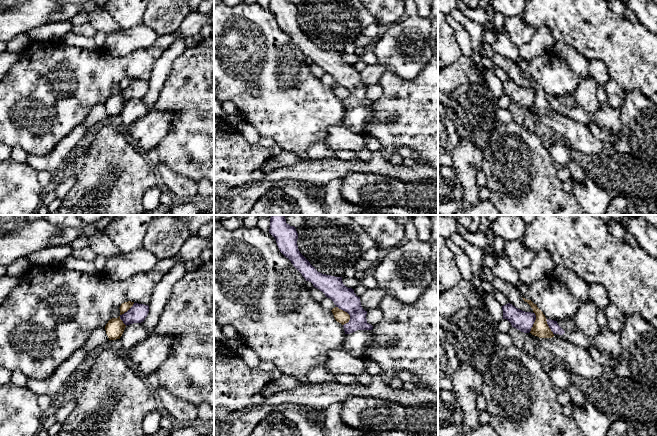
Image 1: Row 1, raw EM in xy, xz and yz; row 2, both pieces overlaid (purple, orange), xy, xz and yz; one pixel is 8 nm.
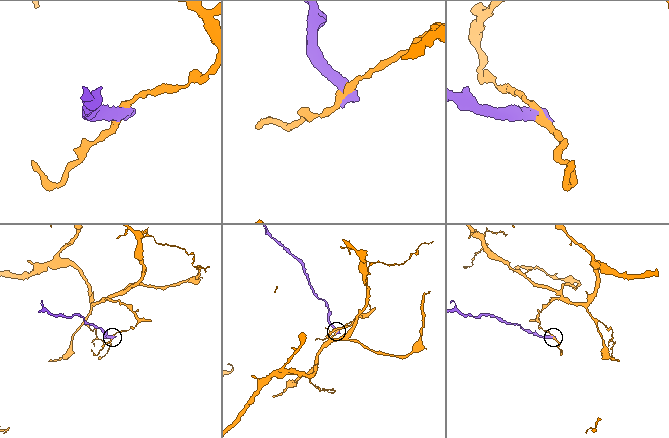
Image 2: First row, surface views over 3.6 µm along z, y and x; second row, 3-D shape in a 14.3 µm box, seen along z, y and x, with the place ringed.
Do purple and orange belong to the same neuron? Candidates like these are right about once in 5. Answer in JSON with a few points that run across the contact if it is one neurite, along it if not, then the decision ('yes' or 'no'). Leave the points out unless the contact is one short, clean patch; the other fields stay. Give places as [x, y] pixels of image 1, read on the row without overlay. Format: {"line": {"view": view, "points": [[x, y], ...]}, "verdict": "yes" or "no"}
{"line": {"view": "xz", "points": [[336, 82], [349, 91], [347, 99]]}, "verdict": "no"}

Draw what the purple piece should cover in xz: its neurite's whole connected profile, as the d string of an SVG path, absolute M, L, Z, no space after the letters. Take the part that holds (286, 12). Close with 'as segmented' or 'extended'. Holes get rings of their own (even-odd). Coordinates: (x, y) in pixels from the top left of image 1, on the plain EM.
M270 0L269 9L275 14L280 28L288 34L293 42L302 50L306 57L322 67L327 74L330 74L336 83L350 91L348 99L344 100L345 114L340 125L344 125L352 131L363 131L373 116L373 102L367 98L365 87L358 73L352 64L346 63L342 58L342 53L335 53L318 48L310 38L300 29L297 21L298 9L294 2L289 0Z | extended

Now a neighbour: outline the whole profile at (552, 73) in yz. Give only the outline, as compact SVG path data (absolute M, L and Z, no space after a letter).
M545 53L530 61L519 57L516 63L523 74L537 81L546 95L557 98L573 93L581 79L564 59L554 53Z

